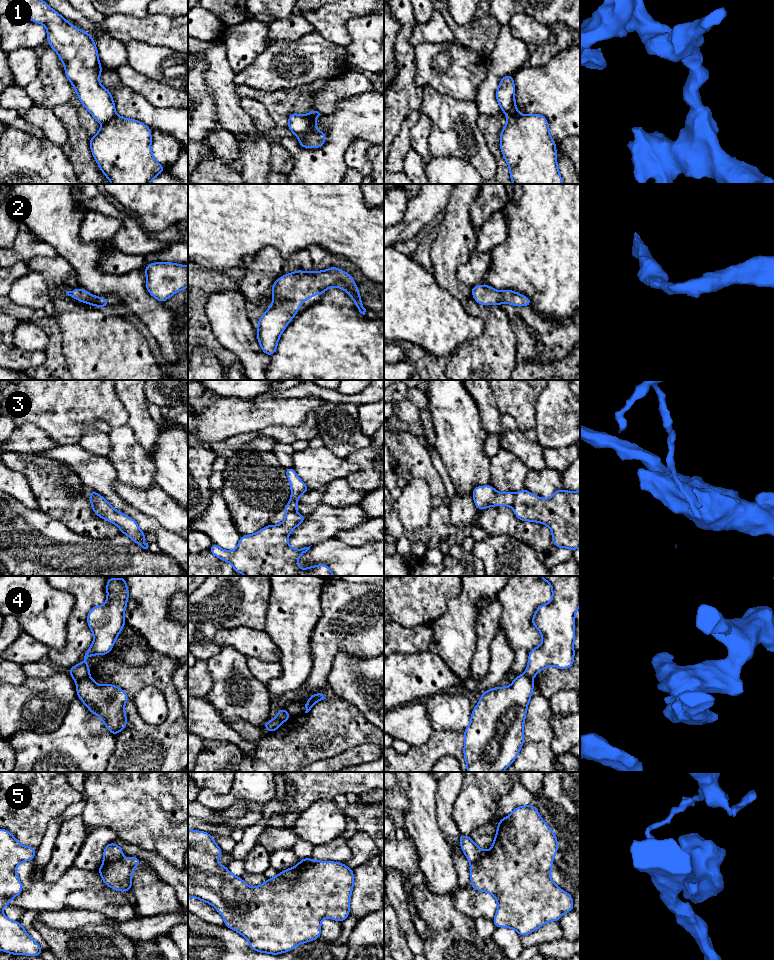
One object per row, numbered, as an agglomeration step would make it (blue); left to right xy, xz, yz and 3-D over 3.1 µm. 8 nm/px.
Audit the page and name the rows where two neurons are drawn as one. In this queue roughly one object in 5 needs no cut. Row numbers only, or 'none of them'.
1, 3, 4, 5

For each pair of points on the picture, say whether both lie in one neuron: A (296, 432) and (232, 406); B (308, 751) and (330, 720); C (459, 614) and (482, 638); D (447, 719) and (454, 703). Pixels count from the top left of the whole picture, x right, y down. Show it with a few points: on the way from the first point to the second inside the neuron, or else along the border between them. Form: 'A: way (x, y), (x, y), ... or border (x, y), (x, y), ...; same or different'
A: border (303, 422), (297, 426), (269, 426), (261, 432); different
B: way (310, 743), (325, 728); same
C: border (479, 608), (475, 619), (476, 645), (473, 654); different
D: way (447, 715), (453, 707); same

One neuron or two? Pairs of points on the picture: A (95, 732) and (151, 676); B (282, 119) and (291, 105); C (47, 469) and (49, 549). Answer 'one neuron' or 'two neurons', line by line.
A: two neurons
B: one neuron
C: two neurons

